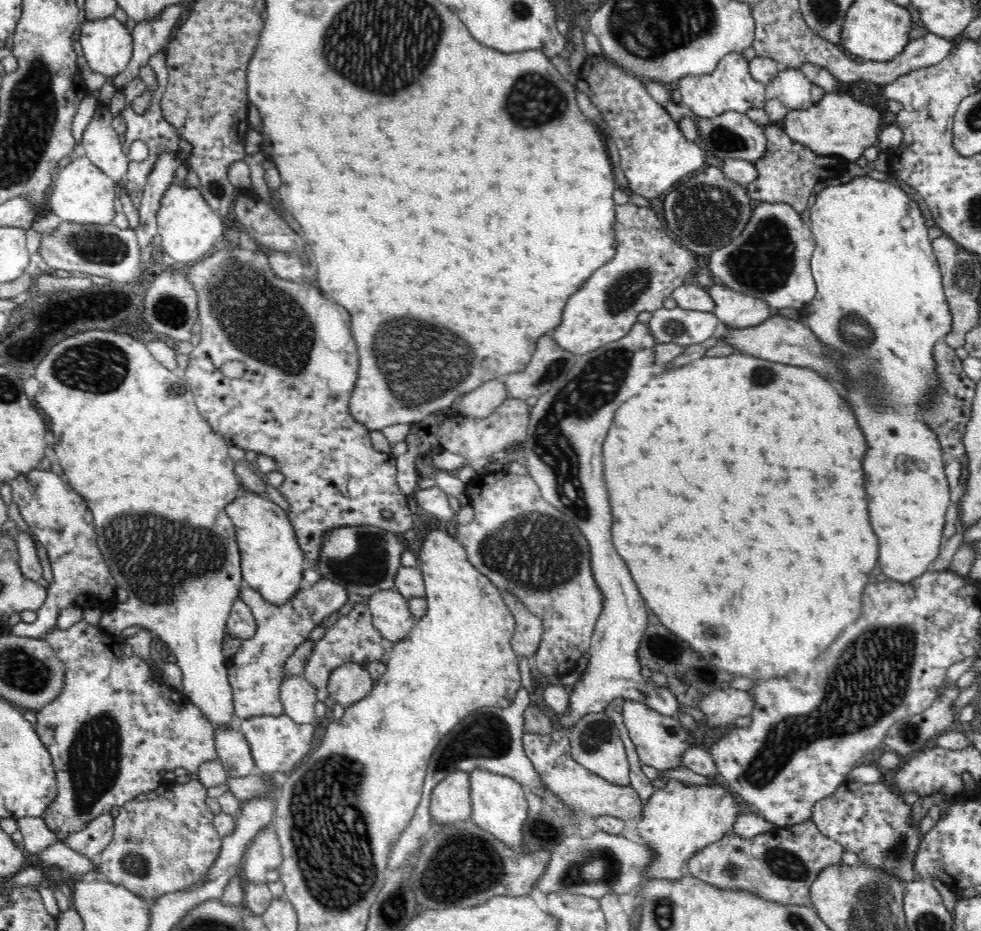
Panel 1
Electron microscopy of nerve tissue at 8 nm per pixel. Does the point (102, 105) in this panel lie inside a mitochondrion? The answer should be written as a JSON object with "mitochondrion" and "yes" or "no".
{"mitochondrion":"no"}

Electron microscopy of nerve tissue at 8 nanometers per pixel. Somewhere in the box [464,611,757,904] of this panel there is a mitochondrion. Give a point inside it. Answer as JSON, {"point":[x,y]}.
{"point":[576,874]}

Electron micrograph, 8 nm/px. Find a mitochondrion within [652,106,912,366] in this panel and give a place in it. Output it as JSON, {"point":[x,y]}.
{"point":[762,262]}

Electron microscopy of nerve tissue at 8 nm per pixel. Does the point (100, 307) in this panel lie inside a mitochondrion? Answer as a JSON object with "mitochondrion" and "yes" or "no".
{"mitochondrion":"no"}

